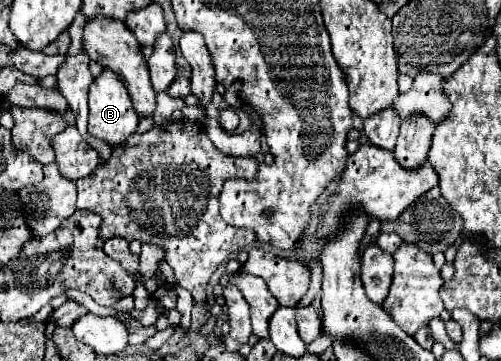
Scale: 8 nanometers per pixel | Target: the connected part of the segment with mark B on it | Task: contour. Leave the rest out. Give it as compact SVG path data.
M104 69L104 73L100 77L94 79L94 83L90 85L90 119L88 119L88 133L96 139L106 141L108 145L116 147L116 145L126 145L128 137L136 131L138 127L138 113L134 111L134 105L130 101L130 95L124 87L124 83L120 81L120 77L114 71Z

